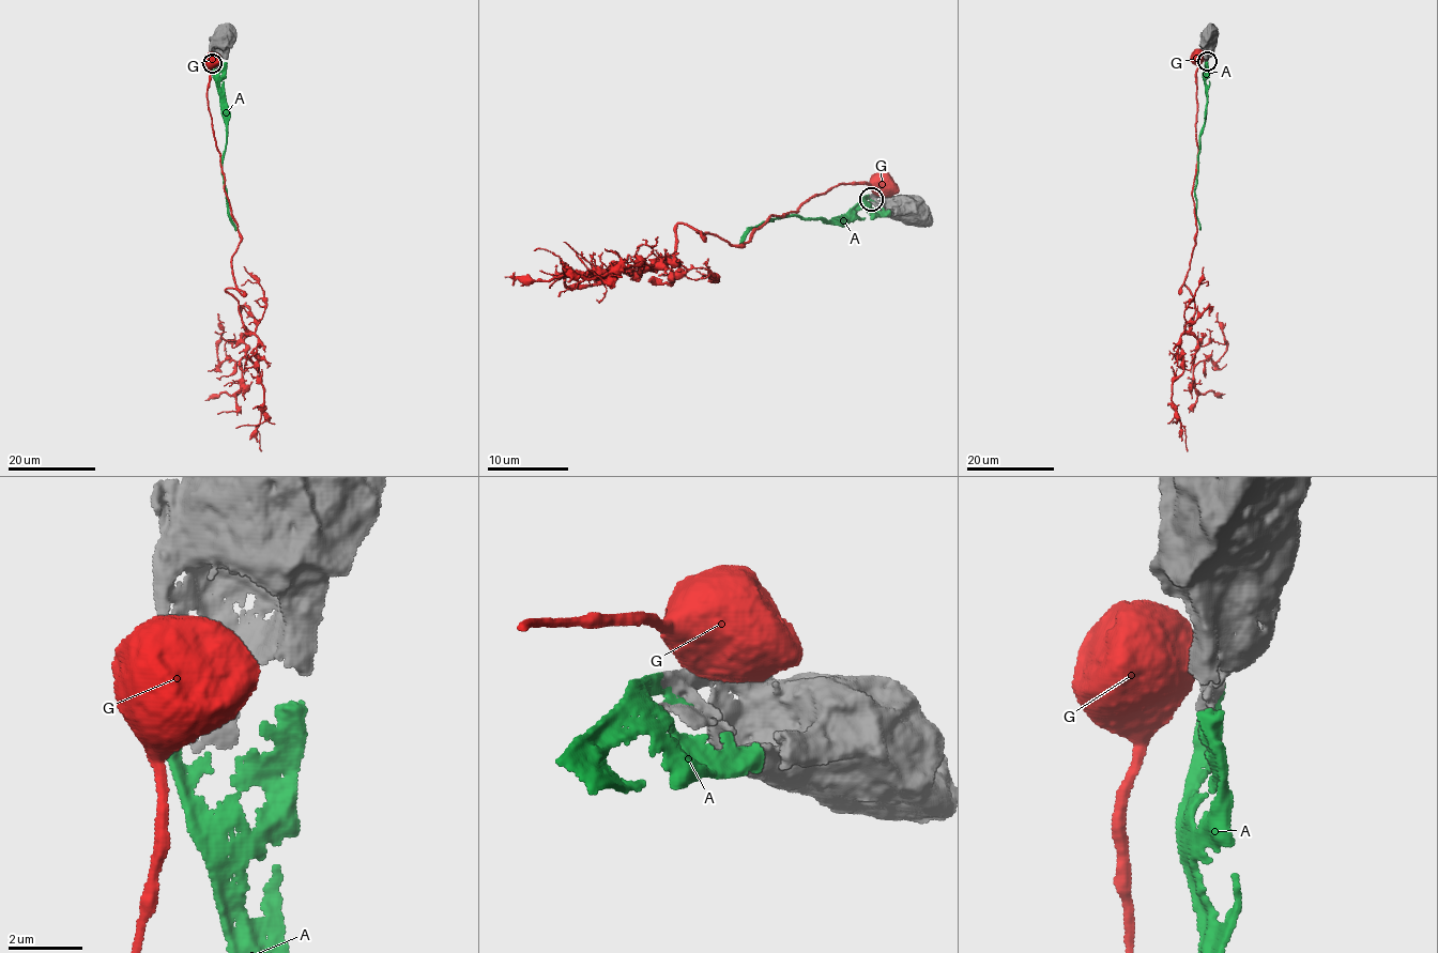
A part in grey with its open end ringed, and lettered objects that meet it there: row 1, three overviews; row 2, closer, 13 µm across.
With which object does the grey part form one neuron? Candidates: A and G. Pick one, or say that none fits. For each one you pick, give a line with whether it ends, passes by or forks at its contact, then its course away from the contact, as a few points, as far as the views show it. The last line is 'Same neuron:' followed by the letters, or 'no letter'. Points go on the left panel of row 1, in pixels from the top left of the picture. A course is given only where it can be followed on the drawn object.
A: it ends; course (213, 63), (217, 93), (224, 98), (226, 143), (222, 175), (227, 215), (235, 231)
Same neuron: A

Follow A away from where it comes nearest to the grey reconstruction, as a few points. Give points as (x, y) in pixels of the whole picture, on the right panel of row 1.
A: (1207, 61), (1206, 121), (1201, 132), (1195, 189), (1199, 230)

